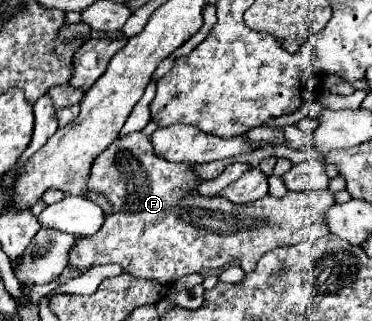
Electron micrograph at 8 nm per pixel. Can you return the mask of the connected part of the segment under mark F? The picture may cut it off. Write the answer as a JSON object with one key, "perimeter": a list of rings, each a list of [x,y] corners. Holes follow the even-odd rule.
{"perimeter":[[[143,133],[119,135],[113,145],[109,145],[97,161],[93,161],[89,173],[89,193],[105,193],[109,197],[109,205],[113,205],[113,213],[105,213],[105,225],[95,233],[95,237],[79,237],[73,249],[69,251],[69,269],[71,271],[87,271],[97,265],[117,263],[123,271],[138,278],[153,279],[161,285],[171,285],[179,278],[213,267],[223,267],[229,261],[237,259],[245,273],[249,273],[259,257],[275,247],[297,245],[301,241],[315,241],[329,233],[323,211],[331,207],[333,193],[327,191],[287,191],[285,197],[263,197],[253,203],[235,205],[225,201],[221,195],[205,197],[197,191],[197,185],[203,179],[197,175],[193,163],[173,163],[165,161],[153,151],[149,137]],[[139,257],[153,257],[147,261],[135,261]]]}

